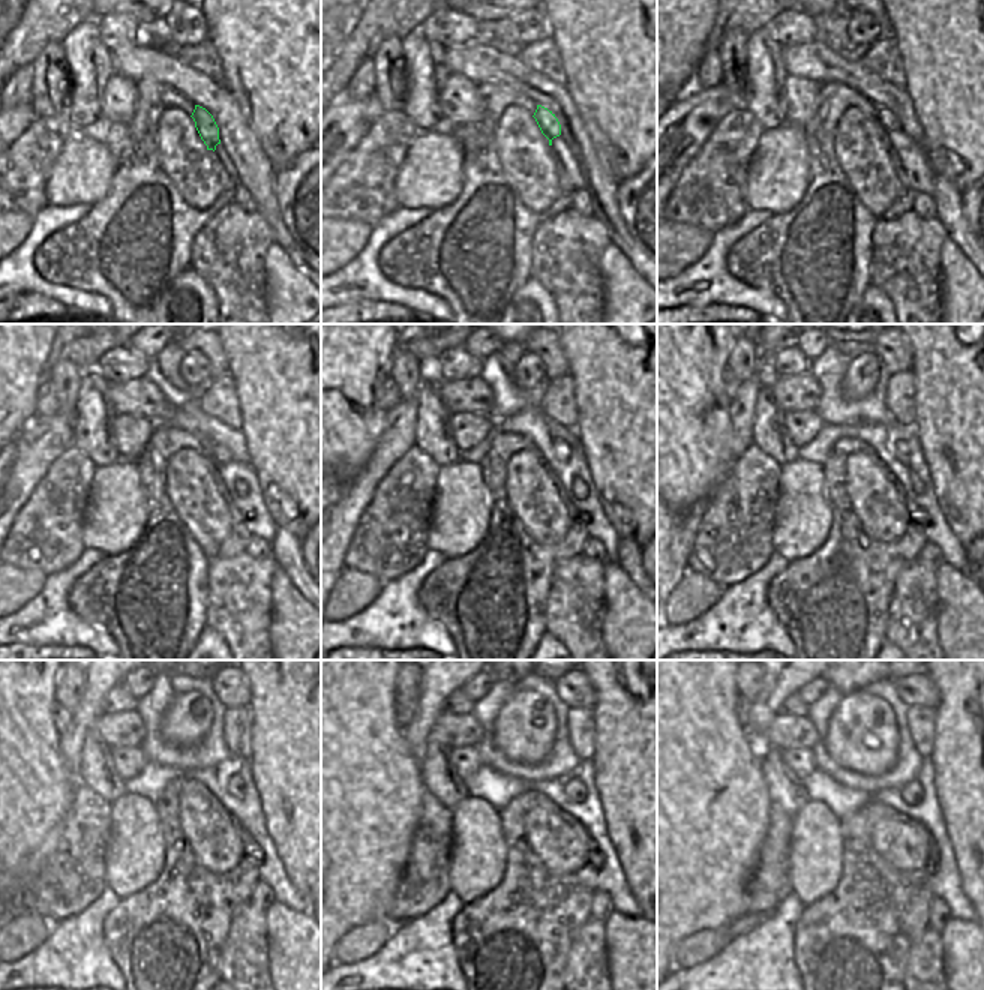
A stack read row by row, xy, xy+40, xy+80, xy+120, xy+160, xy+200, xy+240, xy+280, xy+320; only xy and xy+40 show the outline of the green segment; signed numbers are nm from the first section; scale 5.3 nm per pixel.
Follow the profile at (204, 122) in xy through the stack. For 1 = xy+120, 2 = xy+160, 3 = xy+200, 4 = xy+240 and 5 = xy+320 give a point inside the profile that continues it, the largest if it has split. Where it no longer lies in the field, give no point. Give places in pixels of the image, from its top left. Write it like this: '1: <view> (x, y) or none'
1: xy+120 (221, 455)
2: xy+160 (561, 450)
3: xy+200 (902, 446)
4: xy+240 (234, 785)
5: xy+320 (912, 792)

